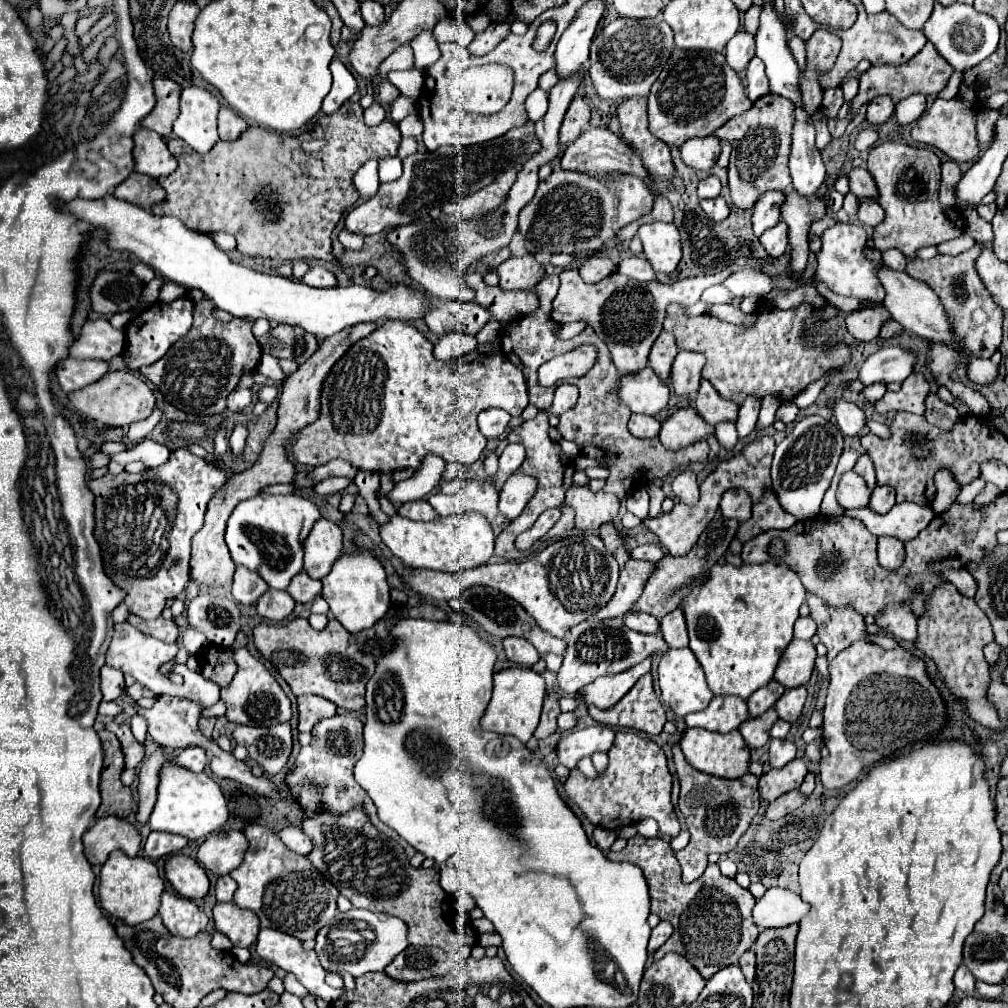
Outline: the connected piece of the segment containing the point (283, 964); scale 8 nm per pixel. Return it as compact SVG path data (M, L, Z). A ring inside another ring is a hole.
M263 928L263 930L259 932L259 938L257 938L257 954L259 954L263 960L267 960L269 964L275 964L275 966L283 968L285 972L295 974L297 980L299 980L303 986L305 986L305 984L311 984L311 986L305 986L305 988L307 988L313 996L319 996L319 998L323 998L325 1002L333 1002L333 1000L337 1000L337 998L341 996L341 990L335 990L335 988L331 988L331 986L325 984L325 974L327 974L327 972L325 972L323 966L319 964L317 954L315 954L313 950L305 950L303 944L301 944L301 940L297 940L297 938L289 936L289 934L283 934L283 932L279 932L279 930L273 930L273 928Z

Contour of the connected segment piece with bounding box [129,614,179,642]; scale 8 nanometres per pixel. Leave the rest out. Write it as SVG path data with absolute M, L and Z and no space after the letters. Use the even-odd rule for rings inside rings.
M131 614L129 624L133 624L143 634L149 634L149 636L165 640L165 642L175 642L175 638L179 636L177 624L173 620L165 620L163 616L155 618L155 620L143 620L143 618L137 618L135 614Z

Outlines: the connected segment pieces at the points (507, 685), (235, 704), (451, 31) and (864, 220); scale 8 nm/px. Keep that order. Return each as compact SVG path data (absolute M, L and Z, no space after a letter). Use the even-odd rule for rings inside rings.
M505 668L495 674L493 698L487 706L481 726L485 730L497 732L497 734L511 734L521 742L527 742L539 724L543 698L545 698L545 680L541 674L529 668Z
M247 648L233 650L233 660L237 662L237 674L233 676L229 686L221 688L221 700L227 704L227 720L249 726L277 726L281 722L289 722L291 702L277 680L269 674L269 670L255 656L251 656Z
M453 16L441 20L441 22L435 26L433 34L435 34L437 42L449 40L449 42L459 42L459 44L463 44L463 46L467 46L467 44L473 40L473 36L475 36L465 19L454 18Z
M865 198L863 202L859 200L859 212L857 212L857 218L861 220L861 224L873 228L873 226L877 226L877 224L883 222L885 212L883 212L883 208L881 208L875 200Z

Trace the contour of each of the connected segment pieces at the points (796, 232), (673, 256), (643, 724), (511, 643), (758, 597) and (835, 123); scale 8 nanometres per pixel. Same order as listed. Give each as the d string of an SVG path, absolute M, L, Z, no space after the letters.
M795 190L785 192L785 202L781 206L781 218L789 226L789 248L791 248L791 262L789 270L793 272L793 280L801 280L799 274L807 266L809 246L807 246L807 232L813 220L825 216L825 202L823 196L813 194L803 198Z
M651 222L639 228L645 258L655 272L671 274L681 260L681 236L675 224Z
M645 674L645 678L637 680L637 686L613 710L591 710L591 718L595 722L601 722L611 728L631 728L631 730L641 730L645 734L657 736L663 730L663 724L667 722L665 718L665 708L657 700L657 694L653 690L651 674Z
M505 638L503 648L505 648L509 660L513 660L517 664L523 664L523 666L533 666L541 658L537 654L535 646L525 638Z
M781 560L765 564L715 564L705 582L693 586L685 594L681 608L689 630L689 648L697 656L707 684L713 694L733 694L747 700L755 690L765 686L775 672L777 660L785 646L793 640L793 624L799 618L799 606L805 602L805 588L797 574Z
M929 42L925 44L925 48L917 56L913 56L909 62L905 62L901 66L871 66L865 72L865 76L861 76L859 94L849 102L849 114L845 118L831 118L829 120L829 132L833 138L841 138L847 124L853 120L853 116L859 112L859 108L877 96L891 96L895 100L901 100L913 92L937 94L947 86L951 74L953 74L953 68L949 66L949 62L945 62L945 58L941 58L941 54L937 54L935 46Z

